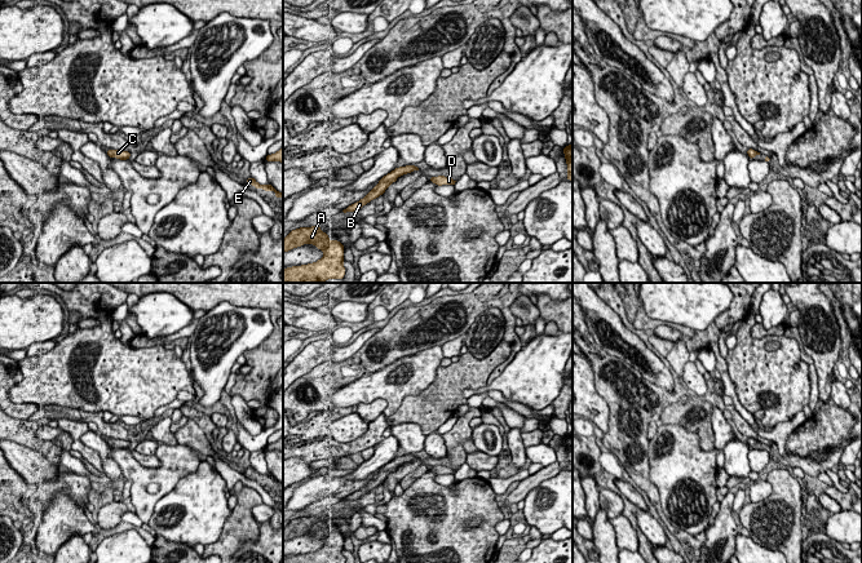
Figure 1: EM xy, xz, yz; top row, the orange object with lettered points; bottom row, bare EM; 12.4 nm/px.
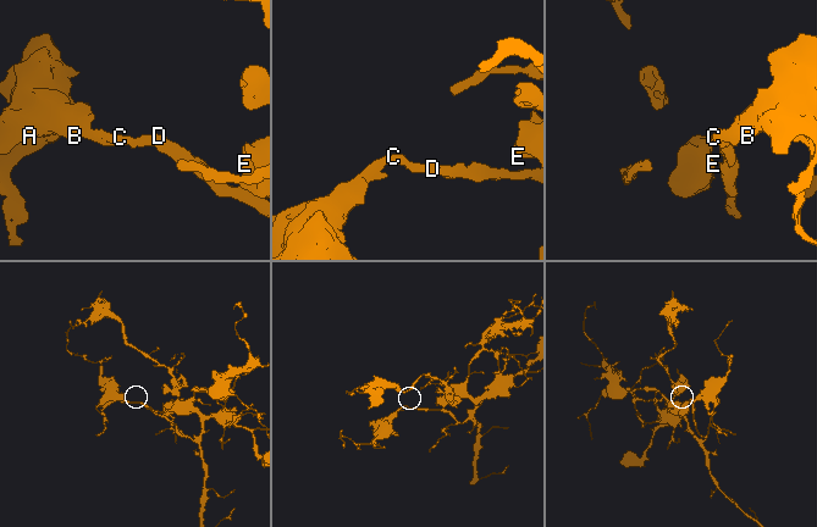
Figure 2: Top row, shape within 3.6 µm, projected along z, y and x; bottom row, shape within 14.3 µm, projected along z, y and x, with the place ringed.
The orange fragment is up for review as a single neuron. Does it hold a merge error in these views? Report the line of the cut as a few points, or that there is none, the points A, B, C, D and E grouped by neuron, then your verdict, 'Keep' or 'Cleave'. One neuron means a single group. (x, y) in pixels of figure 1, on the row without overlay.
No split. Groups: A B C D E. Keep

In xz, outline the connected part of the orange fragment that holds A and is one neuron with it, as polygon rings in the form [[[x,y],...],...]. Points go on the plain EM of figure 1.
[[[319,515],[300,517],[288,522],[283,528],[283,541],[306,532],[315,535],[324,545],[314,553],[283,558],[283,563],[345,563],[344,535],[341,531],[328,531],[330,526]]]

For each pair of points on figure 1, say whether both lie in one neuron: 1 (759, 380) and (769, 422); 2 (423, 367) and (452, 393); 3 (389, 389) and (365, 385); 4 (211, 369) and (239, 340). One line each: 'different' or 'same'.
1: same
2: different
3: same
4: same

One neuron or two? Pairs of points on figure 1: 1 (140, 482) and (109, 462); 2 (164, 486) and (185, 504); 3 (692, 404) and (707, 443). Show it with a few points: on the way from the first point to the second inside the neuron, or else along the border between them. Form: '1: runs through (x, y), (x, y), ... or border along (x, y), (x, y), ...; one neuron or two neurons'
1: border along (111, 450), (110, 455), (126, 478); two neurons
2: border along (194, 471), (184, 475), (157, 502), (151, 514); two neurons
3: runs through (693, 413), (706, 434); one neuron

